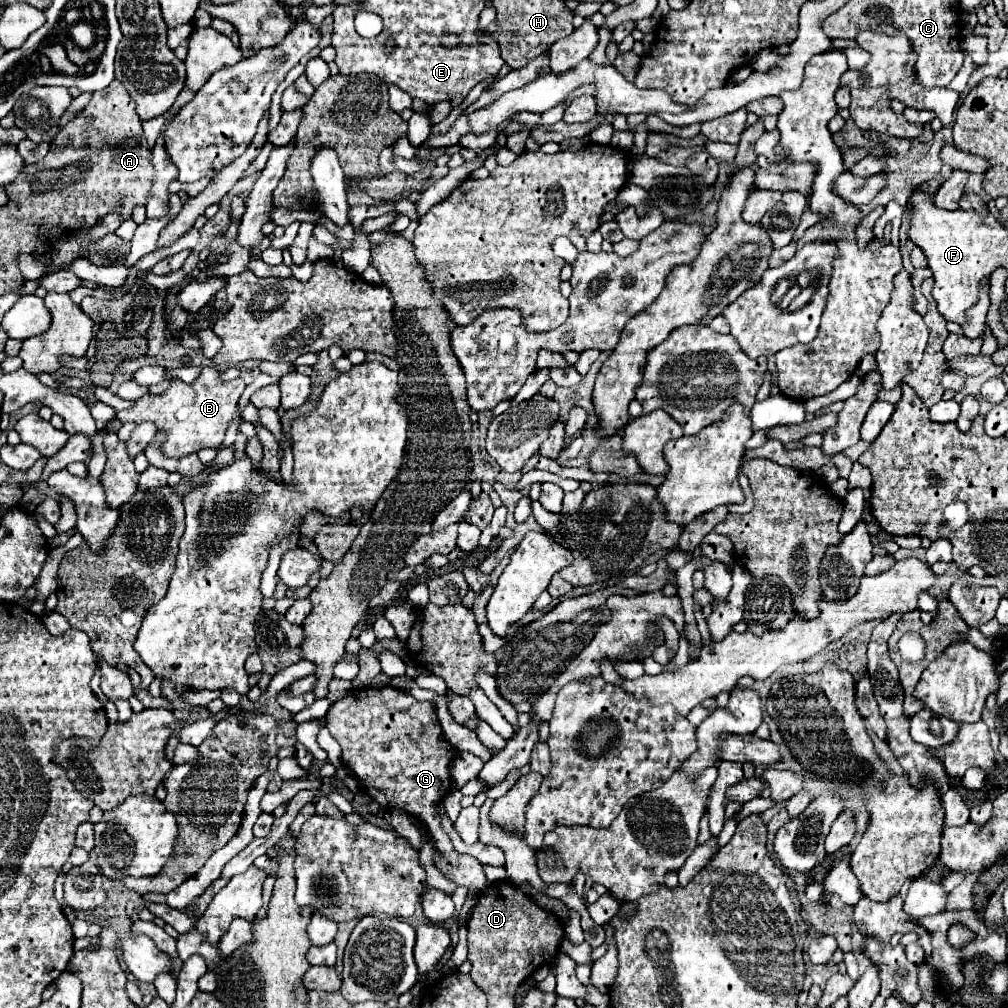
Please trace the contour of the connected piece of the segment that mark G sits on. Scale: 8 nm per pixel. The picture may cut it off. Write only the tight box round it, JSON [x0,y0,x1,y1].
[326,686,488,894]

